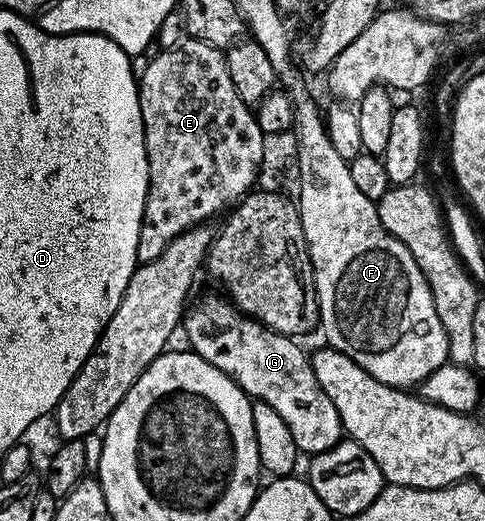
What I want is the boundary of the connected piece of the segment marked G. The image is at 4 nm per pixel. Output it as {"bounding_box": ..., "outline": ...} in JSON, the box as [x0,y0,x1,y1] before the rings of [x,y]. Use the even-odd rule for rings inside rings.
{"bounding_box":[183,293,343,455],"outline":[[[209,293],[197,306],[190,308],[183,318],[183,333],[189,336],[192,352],[207,363],[219,367],[243,392],[260,404],[271,407],[291,431],[295,447],[306,455],[314,455],[335,447],[343,440],[339,411],[327,399],[327,391],[315,379],[313,362],[297,346],[294,338],[262,325],[245,316],[228,296]]]}

